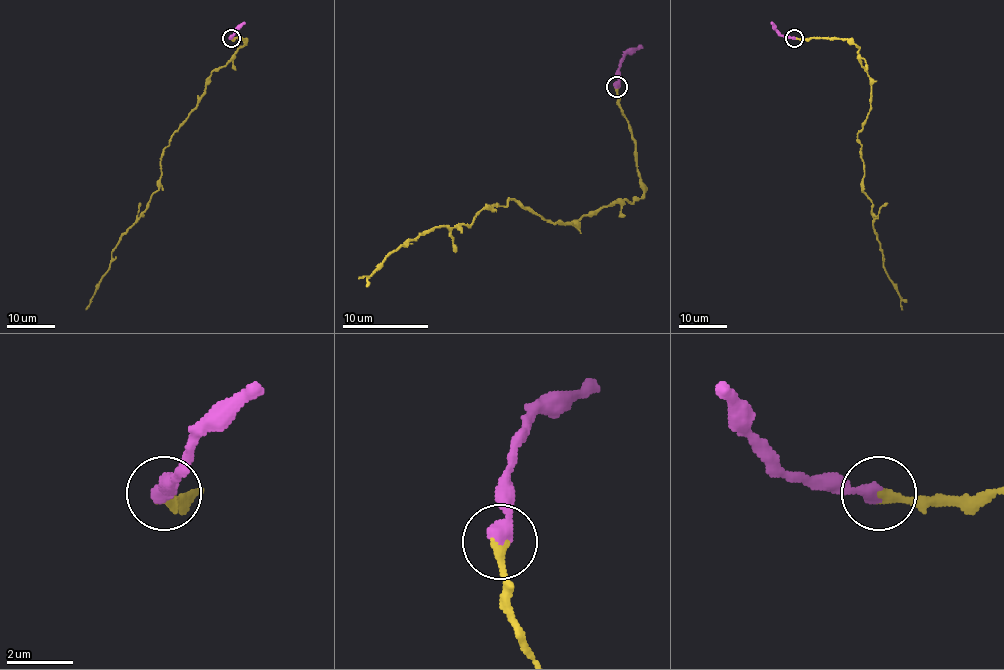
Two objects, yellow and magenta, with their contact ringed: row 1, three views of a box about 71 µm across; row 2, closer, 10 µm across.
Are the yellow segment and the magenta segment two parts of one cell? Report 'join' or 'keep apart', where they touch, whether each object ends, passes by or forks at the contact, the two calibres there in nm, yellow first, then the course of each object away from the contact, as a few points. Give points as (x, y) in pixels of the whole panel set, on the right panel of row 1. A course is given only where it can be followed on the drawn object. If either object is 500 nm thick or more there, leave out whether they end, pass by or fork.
join; place (794, 38); yellow ends; magenta ends; calibres 280 and 480 nm; course yellow (794, 38), (835, 38), (858, 48), (871, 80), (871, 110), (857, 137), (862, 188), (902, 309); course magenta (794, 38), (785, 38), (771, 23)

